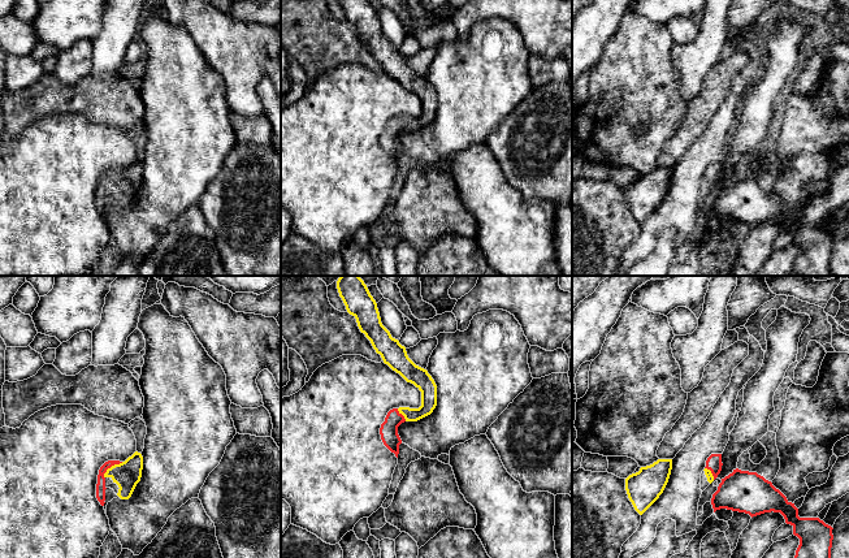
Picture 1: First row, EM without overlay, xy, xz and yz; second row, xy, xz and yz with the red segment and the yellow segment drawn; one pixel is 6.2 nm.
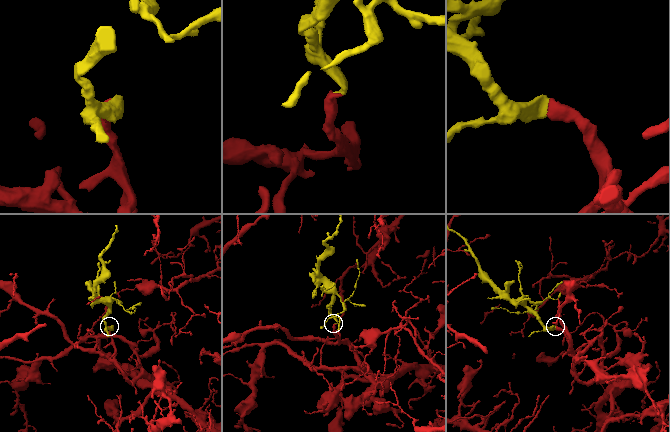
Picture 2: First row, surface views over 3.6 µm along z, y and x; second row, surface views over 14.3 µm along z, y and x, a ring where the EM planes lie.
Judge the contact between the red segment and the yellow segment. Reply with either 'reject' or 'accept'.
accept

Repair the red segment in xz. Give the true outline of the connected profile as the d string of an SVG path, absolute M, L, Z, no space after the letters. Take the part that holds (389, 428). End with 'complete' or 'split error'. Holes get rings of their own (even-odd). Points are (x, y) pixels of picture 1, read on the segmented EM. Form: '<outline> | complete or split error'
M341 276L337 289L347 312L356 319L360 332L371 341L384 363L421 392L419 408L393 408L381 424L381 440L398 458L402 444L398 427L404 421L417 421L433 412L437 406L437 385L428 371L416 365L408 358L406 347L382 325L377 303L359 276Z | split error

